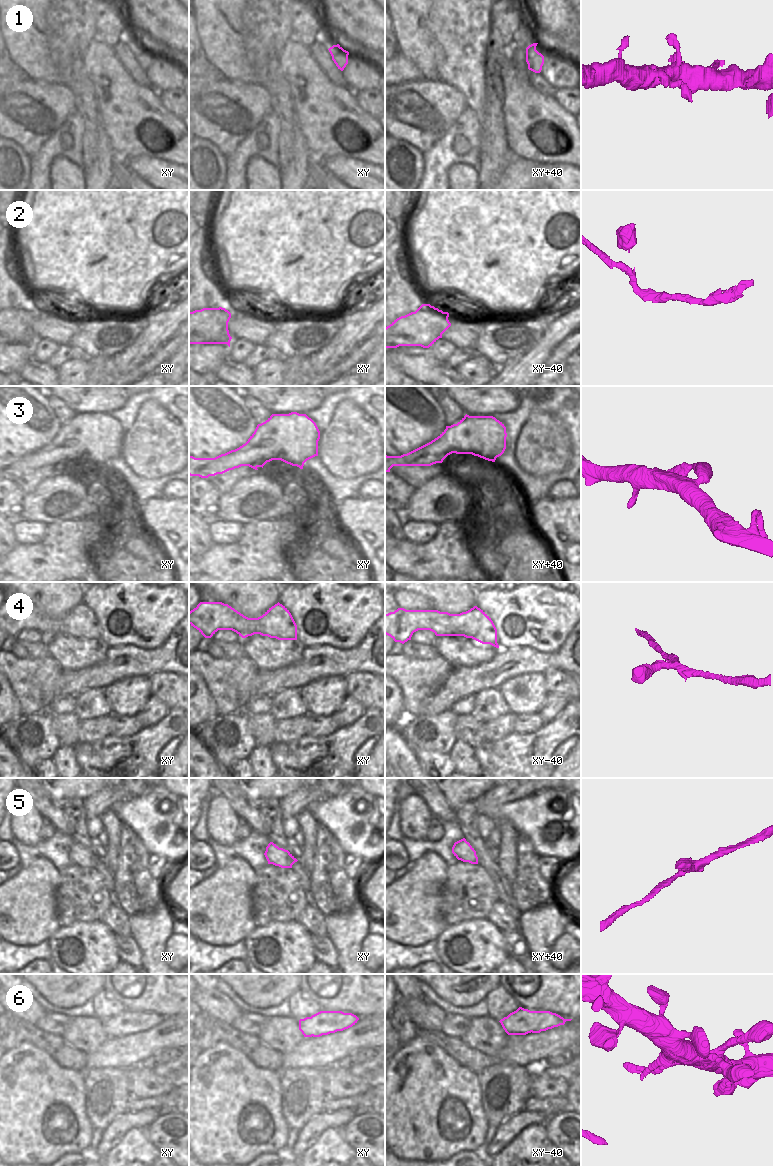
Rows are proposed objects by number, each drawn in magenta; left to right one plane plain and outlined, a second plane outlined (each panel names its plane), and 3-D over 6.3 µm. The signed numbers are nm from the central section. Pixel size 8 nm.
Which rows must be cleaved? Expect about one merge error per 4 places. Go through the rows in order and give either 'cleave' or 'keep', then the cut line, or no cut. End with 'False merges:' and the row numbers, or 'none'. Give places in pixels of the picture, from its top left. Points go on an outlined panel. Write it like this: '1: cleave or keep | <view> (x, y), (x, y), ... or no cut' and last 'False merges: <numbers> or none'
1: keep | no cut
2: keep | no cut
3: keep | no cut
4: keep | no cut
5: keep | no cut
6: cleave | xy-40 (543, 1022), (517, 1021), (508, 1029)
False merges: 6

